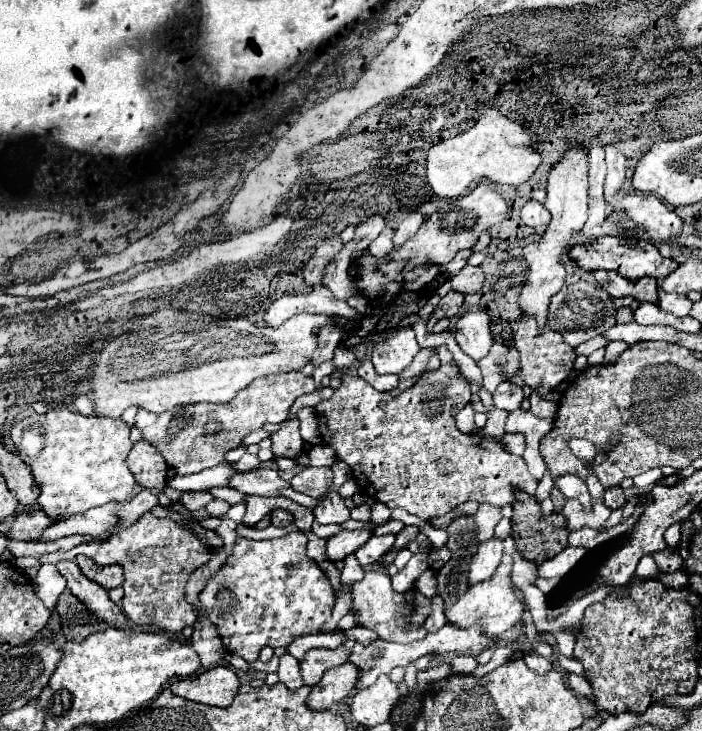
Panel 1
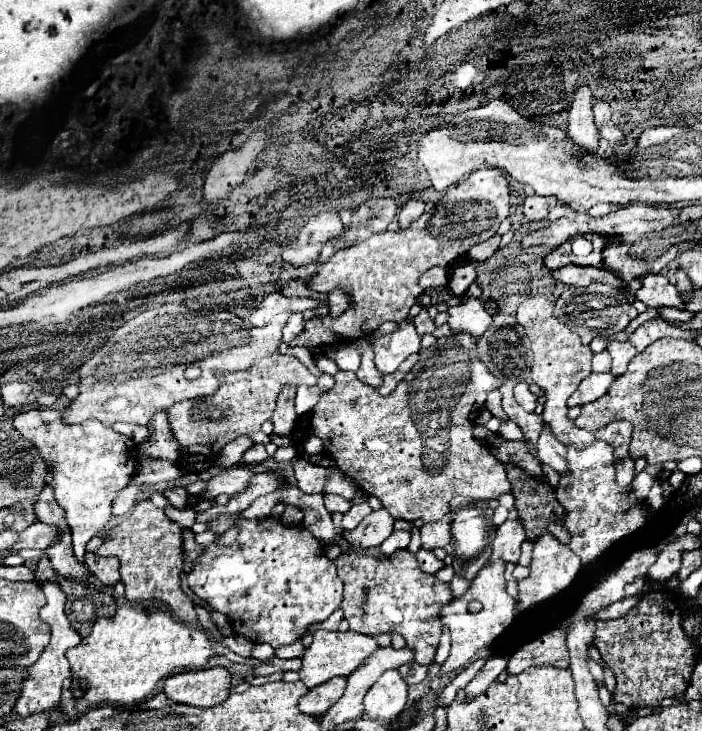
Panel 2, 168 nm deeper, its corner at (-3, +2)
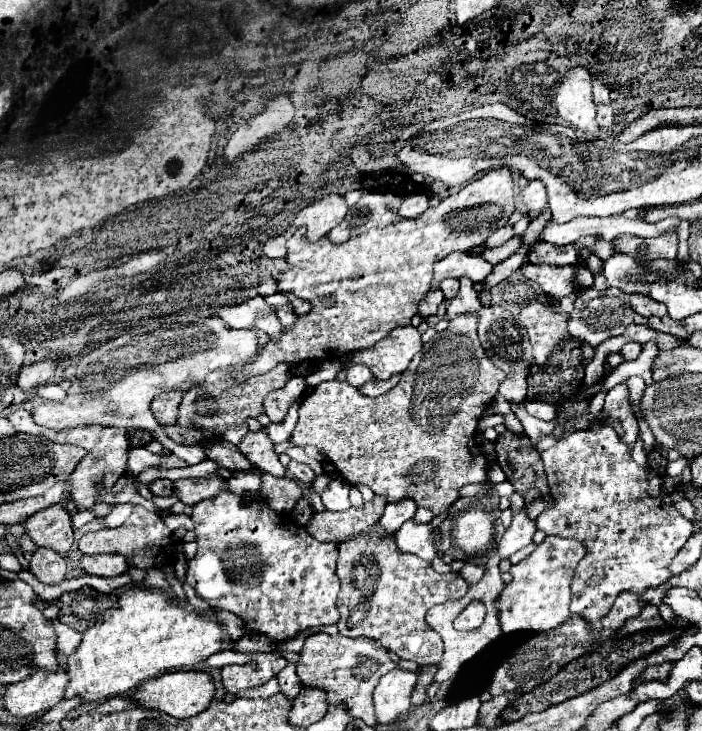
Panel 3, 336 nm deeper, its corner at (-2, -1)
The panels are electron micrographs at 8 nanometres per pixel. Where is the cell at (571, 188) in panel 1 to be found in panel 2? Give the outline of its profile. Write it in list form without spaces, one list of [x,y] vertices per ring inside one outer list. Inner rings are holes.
[[[582,84],[574,90],[574,100],[568,112],[568,138],[572,138],[578,146],[582,146],[588,152],[598,150],[598,140],[600,132],[598,126],[594,124],[592,116],[592,90],[590,86]]]

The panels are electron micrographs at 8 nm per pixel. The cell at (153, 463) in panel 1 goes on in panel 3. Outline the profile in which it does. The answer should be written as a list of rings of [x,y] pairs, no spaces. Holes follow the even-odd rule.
[[[167,391],[167,393],[157,395],[151,401],[151,411],[153,411],[153,417],[157,419],[157,423],[161,423],[161,425],[177,423],[175,419],[177,419],[177,407],[181,403],[181,397],[183,397],[183,391]]]

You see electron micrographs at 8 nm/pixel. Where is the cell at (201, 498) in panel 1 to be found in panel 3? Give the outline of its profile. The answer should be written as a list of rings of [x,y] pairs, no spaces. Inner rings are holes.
[[[157,479],[148,485],[149,490],[157,497],[171,497],[173,482],[168,479]]]

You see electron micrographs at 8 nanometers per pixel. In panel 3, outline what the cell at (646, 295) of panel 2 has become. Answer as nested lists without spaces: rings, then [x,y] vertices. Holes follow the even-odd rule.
[[[633,293],[631,299],[629,299],[629,303],[643,317],[663,317],[663,315],[667,315],[665,305],[659,303],[659,301],[655,301],[655,299],[649,299],[649,295],[637,295],[637,293]]]

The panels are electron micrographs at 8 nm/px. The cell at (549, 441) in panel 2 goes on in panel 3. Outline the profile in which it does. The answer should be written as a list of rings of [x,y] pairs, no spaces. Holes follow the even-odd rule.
[[[511,405],[511,409],[513,409],[513,413],[517,415],[517,419],[521,421],[523,429],[525,429],[525,435],[527,435],[527,439],[533,443],[535,449],[539,447],[539,443],[541,443],[545,437],[549,437],[549,435],[553,433],[553,429],[557,427],[559,419],[561,419],[561,421],[565,419],[565,417],[557,417],[557,419],[553,419],[553,421],[539,421],[539,419],[531,417],[531,415],[523,409],[523,405]]]

